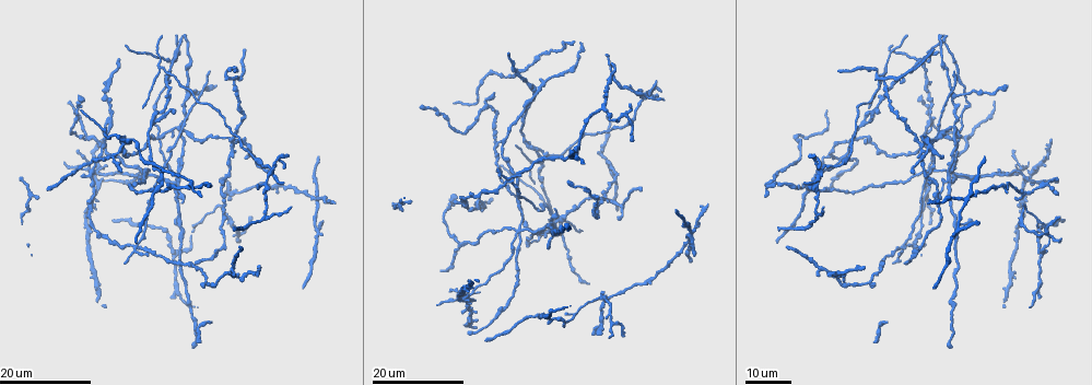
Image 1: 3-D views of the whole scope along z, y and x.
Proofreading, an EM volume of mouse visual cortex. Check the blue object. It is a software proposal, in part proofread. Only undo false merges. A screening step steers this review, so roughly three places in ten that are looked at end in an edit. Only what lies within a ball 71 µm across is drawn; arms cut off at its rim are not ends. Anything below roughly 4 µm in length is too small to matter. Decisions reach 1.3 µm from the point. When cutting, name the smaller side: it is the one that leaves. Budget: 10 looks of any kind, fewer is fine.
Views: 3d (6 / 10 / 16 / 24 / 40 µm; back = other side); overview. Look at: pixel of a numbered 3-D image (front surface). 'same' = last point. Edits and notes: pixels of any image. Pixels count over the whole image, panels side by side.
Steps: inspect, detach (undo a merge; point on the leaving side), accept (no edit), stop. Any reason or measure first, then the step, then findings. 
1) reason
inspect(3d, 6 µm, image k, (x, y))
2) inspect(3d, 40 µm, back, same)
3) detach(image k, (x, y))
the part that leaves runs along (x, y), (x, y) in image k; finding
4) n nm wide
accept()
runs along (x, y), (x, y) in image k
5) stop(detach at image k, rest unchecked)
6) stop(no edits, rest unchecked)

inspect(3d, 24 µm, image 1, (517, 235))

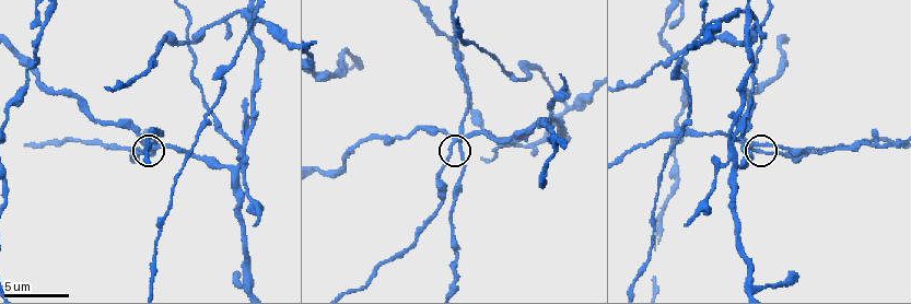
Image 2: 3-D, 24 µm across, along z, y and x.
zoom in
inspect(3d, 10 µm, image 2, (757, 145))

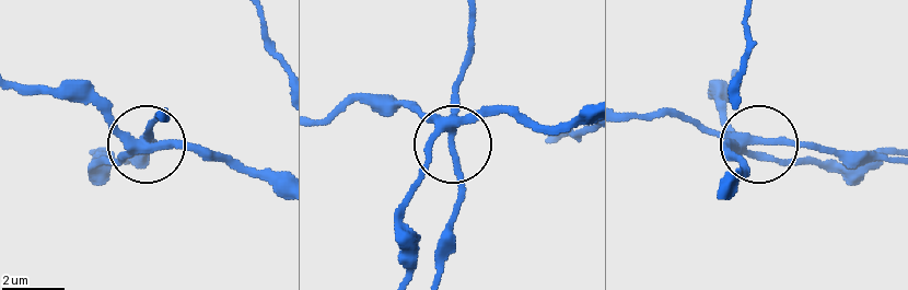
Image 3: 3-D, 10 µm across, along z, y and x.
accept()
continuous, no second neuron

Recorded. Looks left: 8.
looks like a crossing
inspect(3d, 16 µm, image 2, (729, 145))

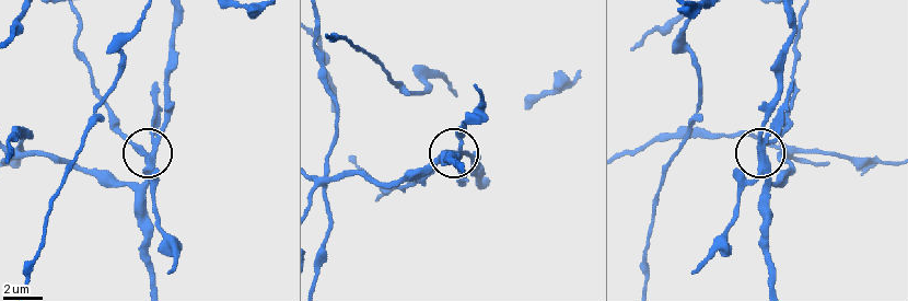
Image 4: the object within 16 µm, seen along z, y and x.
inspect(3d, 16 µm, back, image 4, (762, 156))

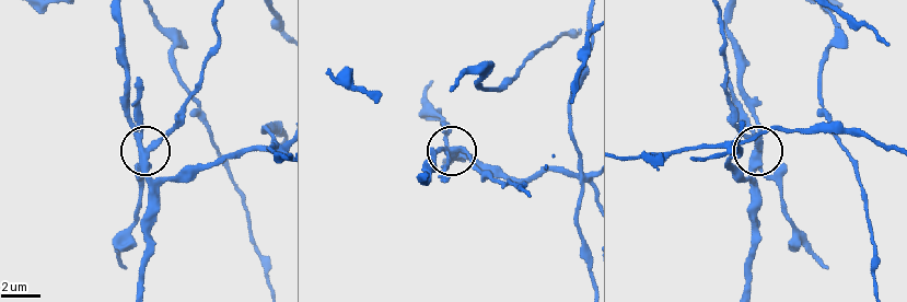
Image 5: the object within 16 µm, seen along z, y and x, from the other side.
340 nm wide
detach(image 5, (163, 138))
the part that leaves runs along (146, 158), (173, 125), (217, 42), (213, 16) in image 5; two neurons meet here

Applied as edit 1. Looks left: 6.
inspect(overview)

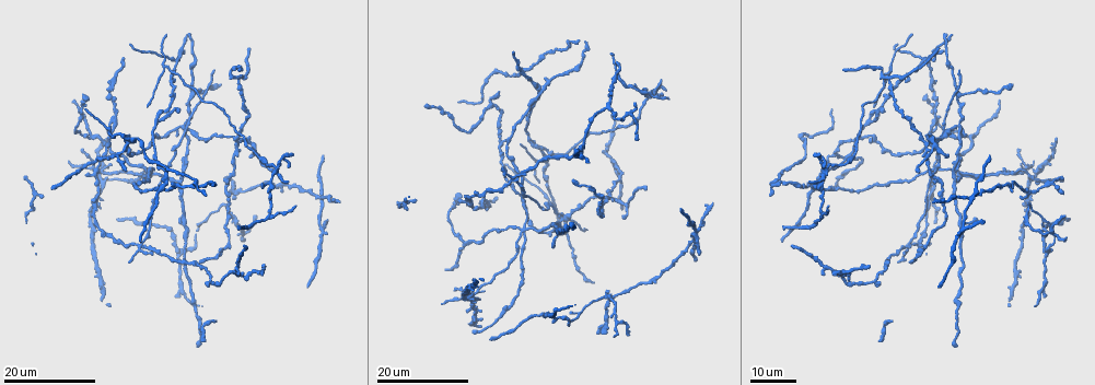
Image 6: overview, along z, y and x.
small branch off a trunk
inspect(3d, 16 µm, image 6, (89, 139))

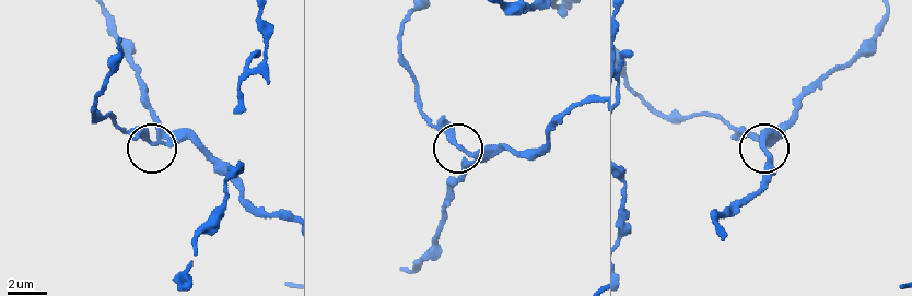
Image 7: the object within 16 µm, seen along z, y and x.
zoom in
inspect(3d, 10 µm, image 7, (158, 144))

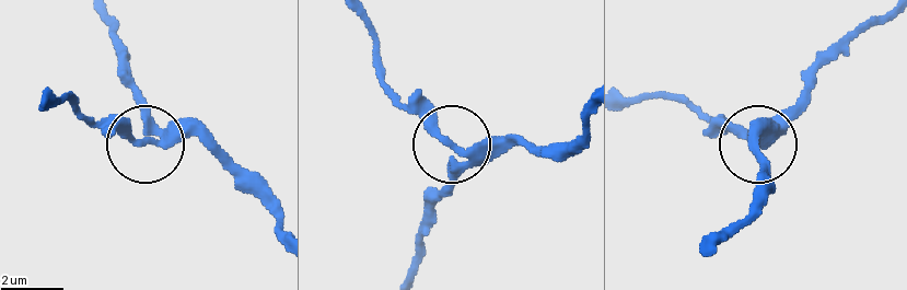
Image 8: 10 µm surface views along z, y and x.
290 nm wide
accept()
runs along (584, 126), (539, 150), (515, 142), (456, 147), (448, 194) in image 8; continuous, no second neuron

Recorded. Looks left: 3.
three arms meet
inspect(3d, 6 µm, image 2, (251, 24))

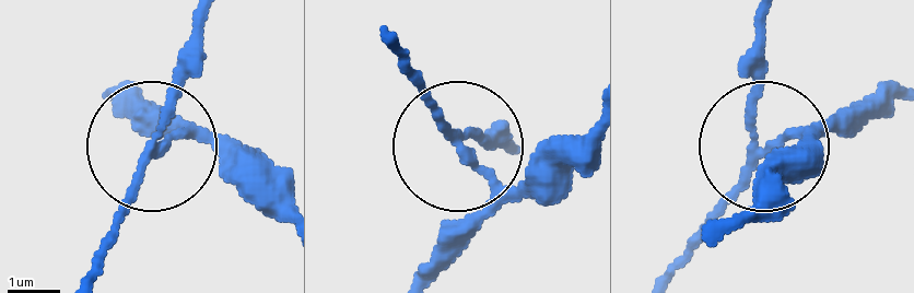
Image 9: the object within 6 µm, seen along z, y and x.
3 arms
accept()
runs along (112, 86), (186, 126), (155, 143), (190, 12) in image 9; continuous, no second neuron

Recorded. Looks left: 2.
side arm on a straight run
inspect(3d, 24 µm, image 6, (179, 254))

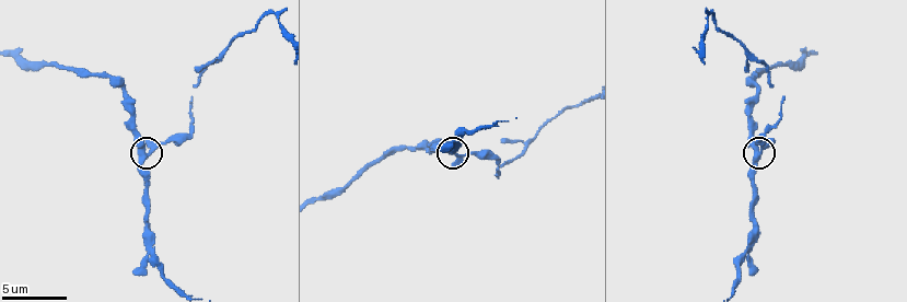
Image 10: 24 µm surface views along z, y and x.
closer look
inspect(3d, 6 µm, image 10, (457, 154))

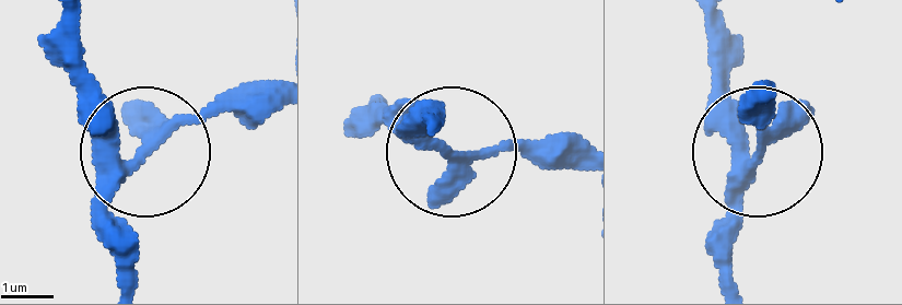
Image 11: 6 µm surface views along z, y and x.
250 nm wide
accept()
one neuron here

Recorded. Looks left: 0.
stop(detach at image 5, rest unchecked)

